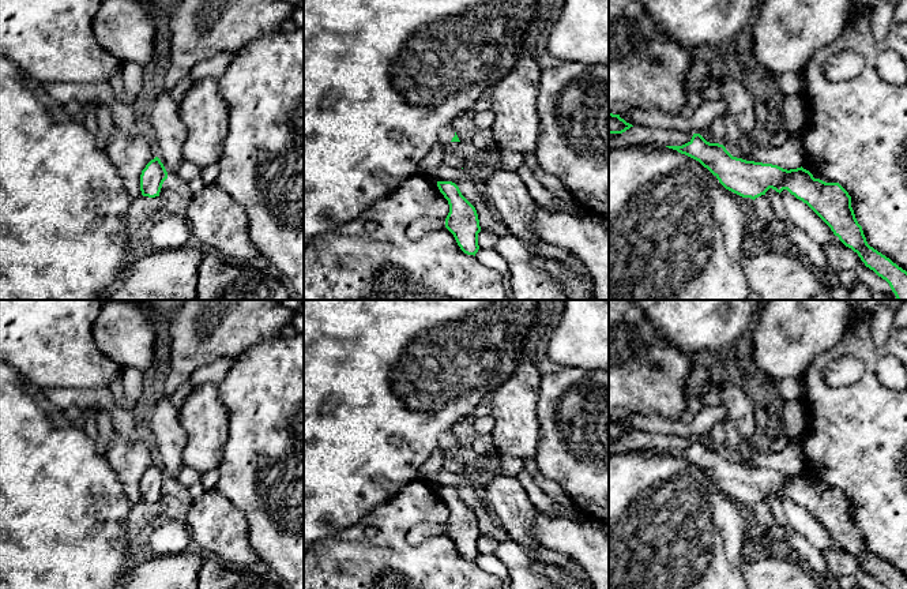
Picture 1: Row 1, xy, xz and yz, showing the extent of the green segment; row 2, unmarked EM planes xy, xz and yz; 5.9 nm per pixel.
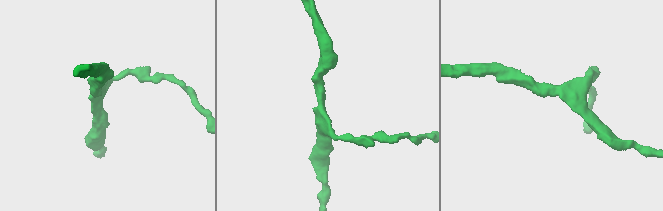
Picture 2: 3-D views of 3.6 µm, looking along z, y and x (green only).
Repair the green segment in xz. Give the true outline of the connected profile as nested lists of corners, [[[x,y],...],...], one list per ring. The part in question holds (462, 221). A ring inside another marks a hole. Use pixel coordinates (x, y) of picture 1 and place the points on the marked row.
[[[437,181],[437,187],[449,205],[445,228],[454,235],[464,254],[475,256],[479,250],[478,233],[481,232],[475,207],[462,195],[455,183]]]

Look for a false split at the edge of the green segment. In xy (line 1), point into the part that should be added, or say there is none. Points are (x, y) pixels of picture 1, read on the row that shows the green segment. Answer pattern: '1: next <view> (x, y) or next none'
1: next none

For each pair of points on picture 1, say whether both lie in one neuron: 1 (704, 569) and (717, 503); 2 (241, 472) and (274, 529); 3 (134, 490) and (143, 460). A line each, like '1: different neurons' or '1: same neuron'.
1: same neuron
2: same neuron
3: same neuron

